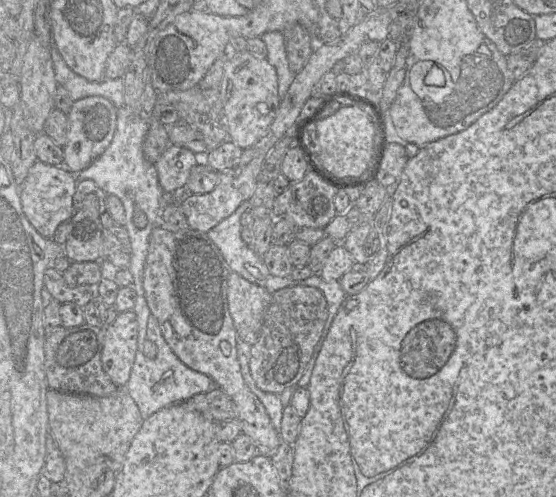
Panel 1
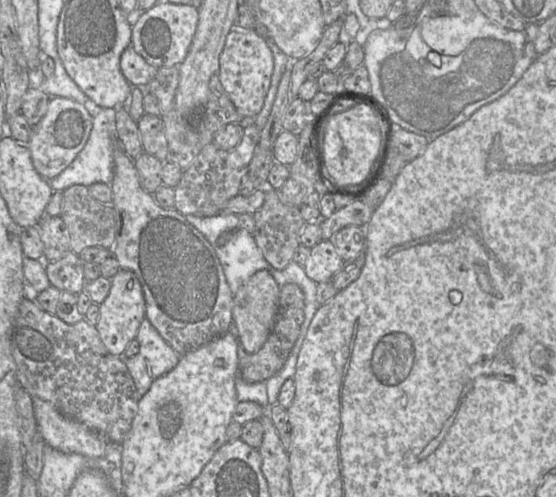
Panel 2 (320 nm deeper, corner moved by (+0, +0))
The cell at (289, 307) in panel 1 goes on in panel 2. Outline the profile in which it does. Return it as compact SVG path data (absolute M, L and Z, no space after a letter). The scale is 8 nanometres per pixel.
M287 283L280 287L274 326L261 349L248 356L248 362L242 370L241 377L246 383L265 382L283 368L299 336L304 312L305 295L302 289L295 283Z

